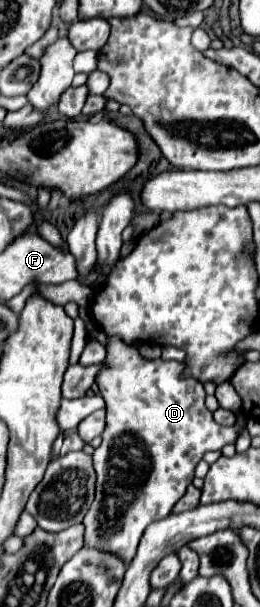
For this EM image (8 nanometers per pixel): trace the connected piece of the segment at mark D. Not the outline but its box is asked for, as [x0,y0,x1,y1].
[85,340,237,564]

